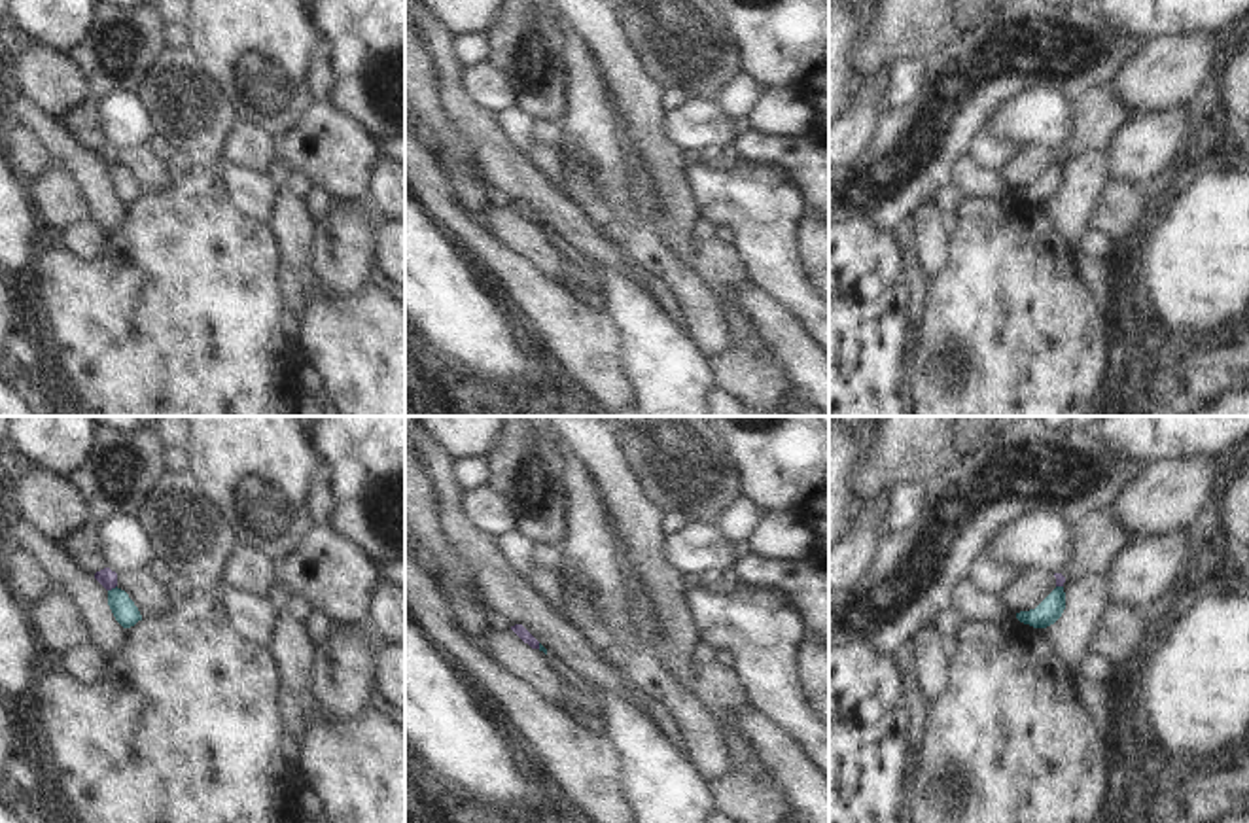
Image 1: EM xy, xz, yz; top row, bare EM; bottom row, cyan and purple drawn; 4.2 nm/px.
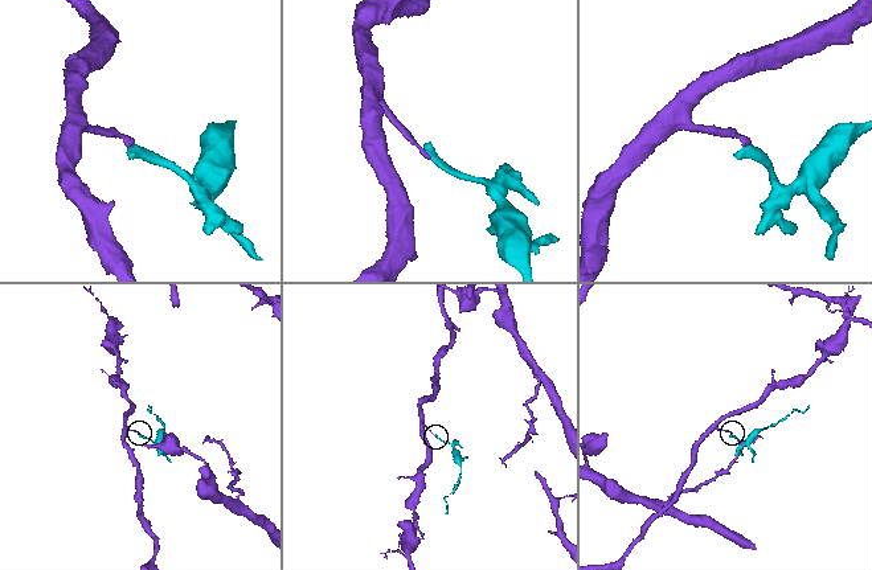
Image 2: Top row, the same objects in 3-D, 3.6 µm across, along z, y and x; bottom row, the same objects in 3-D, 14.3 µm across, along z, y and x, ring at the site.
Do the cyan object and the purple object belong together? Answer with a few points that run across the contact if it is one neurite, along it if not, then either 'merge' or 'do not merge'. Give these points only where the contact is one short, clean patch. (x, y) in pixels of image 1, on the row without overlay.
xy (116, 161), (108, 167) | do not merge

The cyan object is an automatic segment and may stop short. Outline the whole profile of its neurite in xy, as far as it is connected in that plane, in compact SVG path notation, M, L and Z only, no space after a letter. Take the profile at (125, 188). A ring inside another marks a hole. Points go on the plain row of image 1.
M117 163L108 166L108 182L110 182L115 197L123 204L131 204L138 197L142 197L142 191L140 191L138 184L134 182L134 178L129 174L129 170L125 166L121 166Z

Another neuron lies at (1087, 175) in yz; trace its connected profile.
M1099 151L1065 157L1064 168L1065 185L1045 208L1064 238L1073 244L1094 227L1101 191L1113 176L1109 174L1105 155Z

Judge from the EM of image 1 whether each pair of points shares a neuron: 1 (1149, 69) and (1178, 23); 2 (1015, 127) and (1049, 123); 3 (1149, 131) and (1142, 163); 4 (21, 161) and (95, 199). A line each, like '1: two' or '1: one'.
1: two
2: one
3: one
4: two

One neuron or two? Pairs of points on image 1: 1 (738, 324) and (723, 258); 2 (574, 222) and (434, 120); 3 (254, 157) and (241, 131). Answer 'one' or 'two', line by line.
1: one
2: two
3: one

